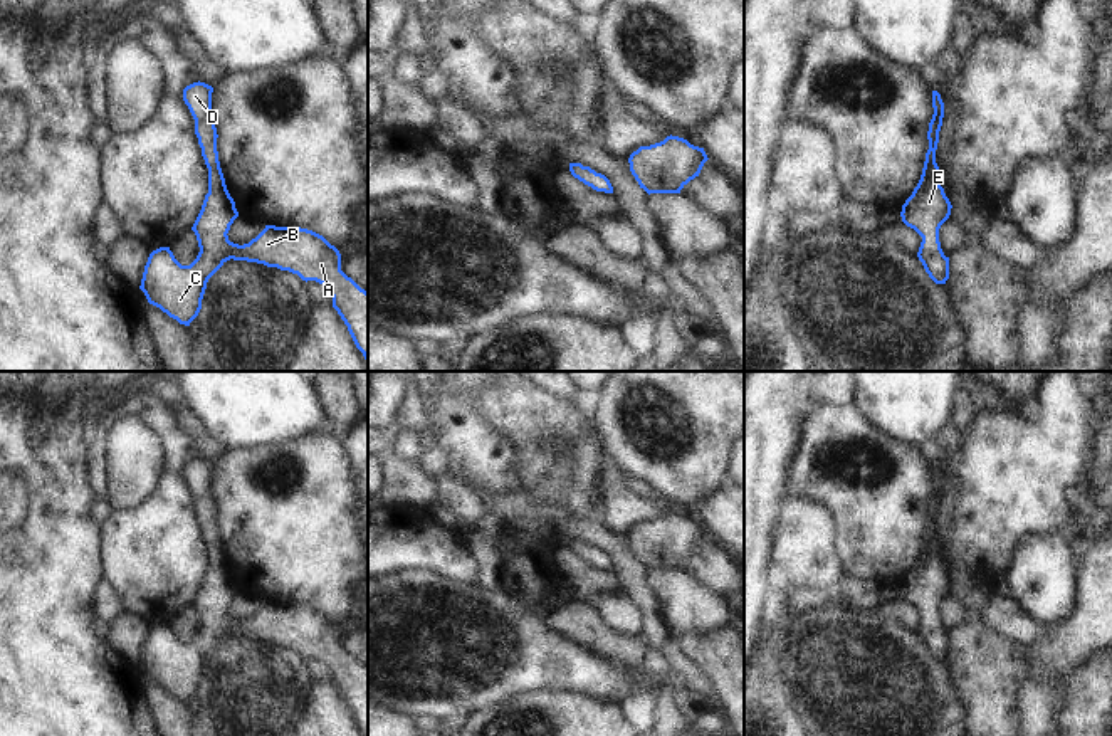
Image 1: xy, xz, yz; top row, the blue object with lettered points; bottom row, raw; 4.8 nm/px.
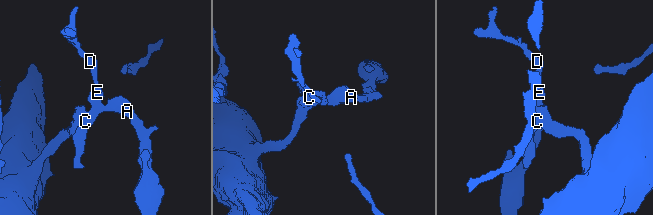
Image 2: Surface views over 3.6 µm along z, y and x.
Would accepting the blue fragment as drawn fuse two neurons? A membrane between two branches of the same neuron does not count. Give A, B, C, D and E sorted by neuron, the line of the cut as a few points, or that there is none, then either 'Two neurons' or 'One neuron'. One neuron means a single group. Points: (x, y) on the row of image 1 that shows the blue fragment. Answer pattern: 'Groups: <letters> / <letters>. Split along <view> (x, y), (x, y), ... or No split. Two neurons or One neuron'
Groups: A B C D E. No split. One neuron

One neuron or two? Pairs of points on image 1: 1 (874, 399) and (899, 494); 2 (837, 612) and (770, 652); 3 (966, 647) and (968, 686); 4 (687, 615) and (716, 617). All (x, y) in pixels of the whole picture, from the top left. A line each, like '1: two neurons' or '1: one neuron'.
1: two neurons
2: two neurons
3: one neuron
4: one neuron

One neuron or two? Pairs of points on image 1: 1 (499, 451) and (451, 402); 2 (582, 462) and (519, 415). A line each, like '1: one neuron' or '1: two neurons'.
1: one neuron
2: one neuron

